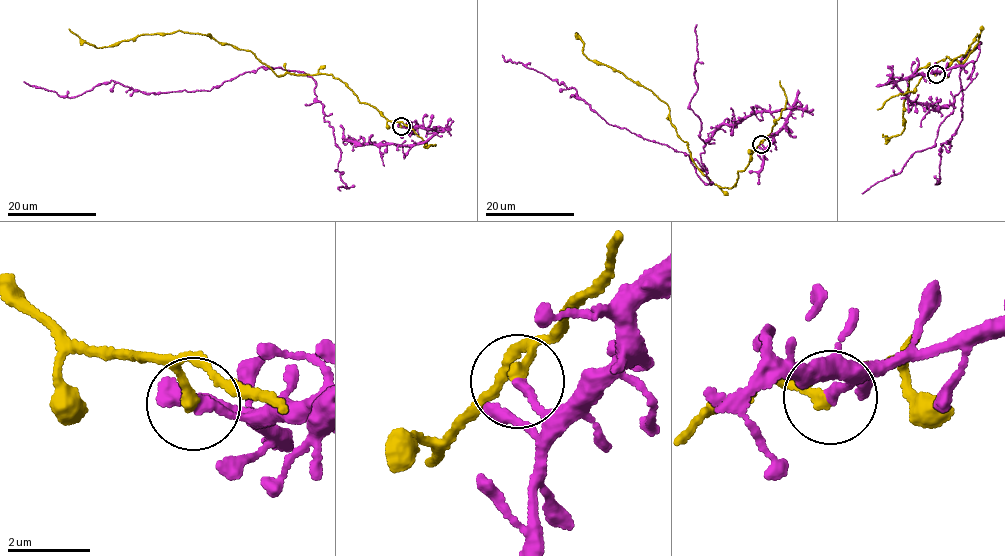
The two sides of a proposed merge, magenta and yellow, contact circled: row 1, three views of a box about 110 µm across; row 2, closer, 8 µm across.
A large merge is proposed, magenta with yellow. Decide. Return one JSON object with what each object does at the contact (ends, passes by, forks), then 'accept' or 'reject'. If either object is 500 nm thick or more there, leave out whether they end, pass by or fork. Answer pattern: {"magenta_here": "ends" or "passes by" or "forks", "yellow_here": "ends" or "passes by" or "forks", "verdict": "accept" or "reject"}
{"magenta_here": "ends", "yellow_here": "ends", "verdict": "reject"}

